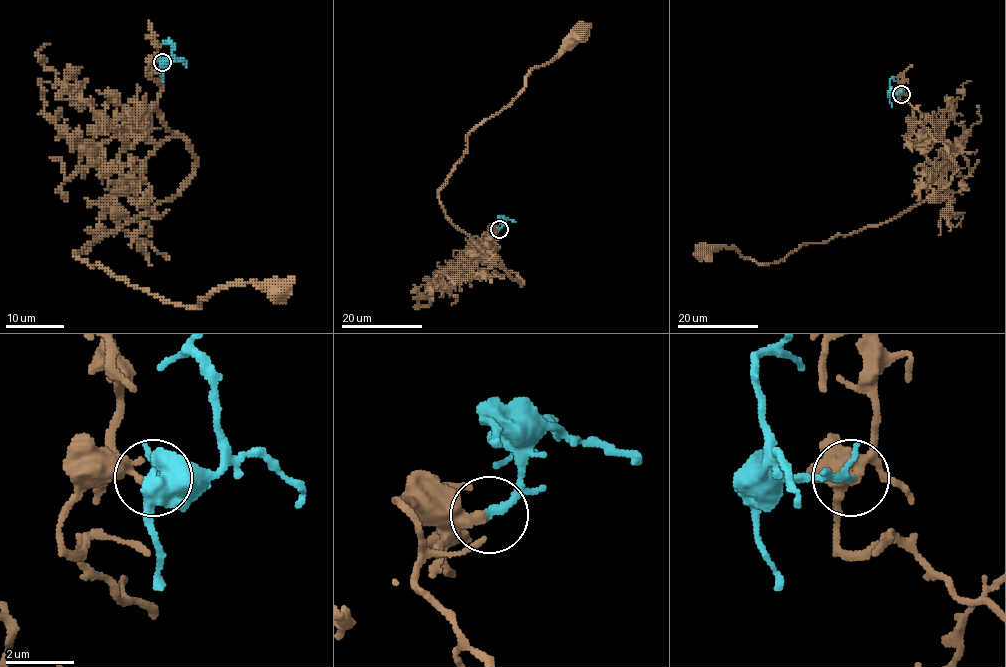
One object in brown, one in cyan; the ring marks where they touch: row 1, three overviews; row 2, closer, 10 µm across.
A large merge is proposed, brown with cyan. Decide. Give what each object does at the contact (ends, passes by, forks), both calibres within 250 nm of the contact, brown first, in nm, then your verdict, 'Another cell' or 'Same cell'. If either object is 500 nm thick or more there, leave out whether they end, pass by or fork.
At the ring brown ends. At the ring cyan ends. Thickness 240 nm (brown) against 240 nm. Same cell

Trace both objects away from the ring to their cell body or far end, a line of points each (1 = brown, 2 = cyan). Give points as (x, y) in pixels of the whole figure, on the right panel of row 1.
1: (900, 93), (954, 161), (957, 171), (934, 196), (884, 223), (805, 242), (777, 262), (704, 250)
2: (900, 93), (890, 91), (889, 80), (895, 81)

